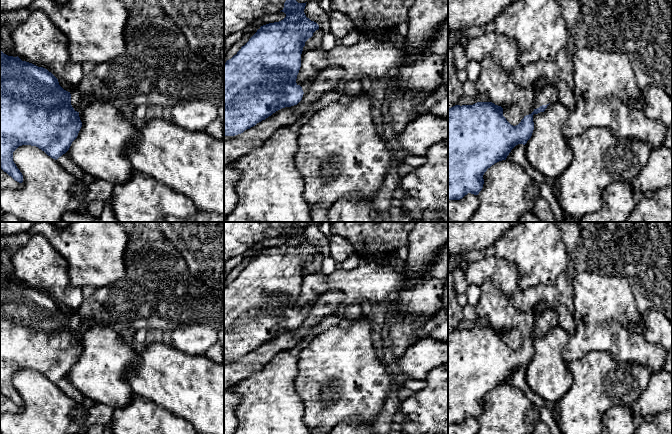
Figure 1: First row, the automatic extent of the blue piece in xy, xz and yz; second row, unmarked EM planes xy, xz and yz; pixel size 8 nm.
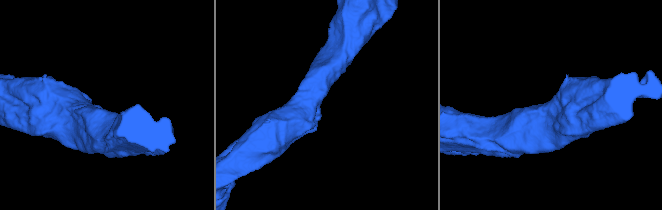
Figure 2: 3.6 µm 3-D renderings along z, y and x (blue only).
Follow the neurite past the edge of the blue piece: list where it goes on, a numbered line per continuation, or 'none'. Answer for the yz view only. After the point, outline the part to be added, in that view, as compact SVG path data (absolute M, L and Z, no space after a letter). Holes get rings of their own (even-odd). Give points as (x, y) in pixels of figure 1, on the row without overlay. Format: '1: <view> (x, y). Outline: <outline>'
1: yz (547, 318). Outline: M550 307L543 311L538 311L535 318L535 330L534 333L539 332L542 329L553 328L559 325L558 313L555 309Z

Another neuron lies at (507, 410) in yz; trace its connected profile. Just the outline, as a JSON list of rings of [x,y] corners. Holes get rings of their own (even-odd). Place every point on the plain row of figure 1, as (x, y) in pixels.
[[[502,384],[483,399],[477,434],[533,434],[540,421],[538,406],[518,388]]]

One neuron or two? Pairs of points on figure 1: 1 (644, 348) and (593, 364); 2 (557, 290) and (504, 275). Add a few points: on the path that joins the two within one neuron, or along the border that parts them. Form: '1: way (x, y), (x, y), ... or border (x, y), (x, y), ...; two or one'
1: border (589, 352), (606, 351), (618, 361), (635, 364); two
2: way (543, 295), (522, 295), (516, 289); one

